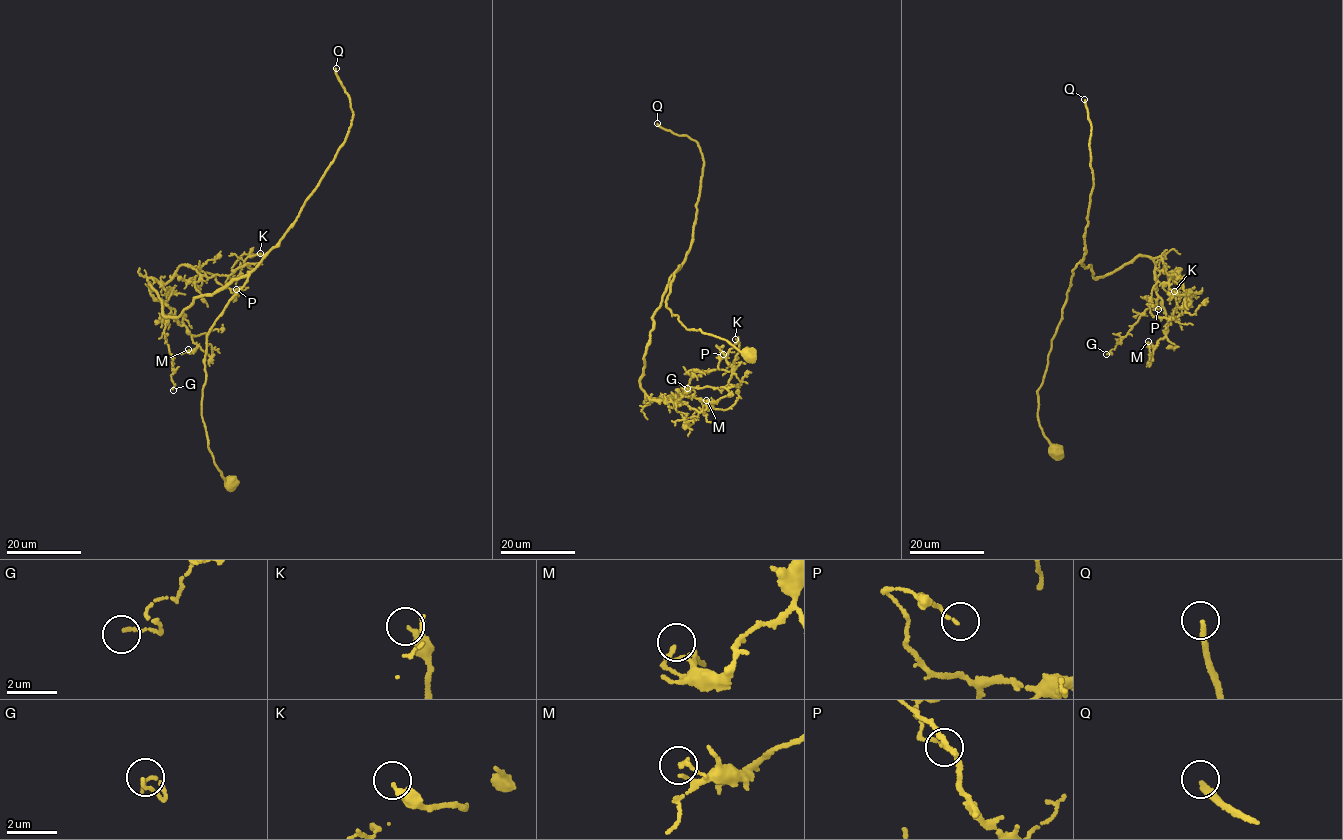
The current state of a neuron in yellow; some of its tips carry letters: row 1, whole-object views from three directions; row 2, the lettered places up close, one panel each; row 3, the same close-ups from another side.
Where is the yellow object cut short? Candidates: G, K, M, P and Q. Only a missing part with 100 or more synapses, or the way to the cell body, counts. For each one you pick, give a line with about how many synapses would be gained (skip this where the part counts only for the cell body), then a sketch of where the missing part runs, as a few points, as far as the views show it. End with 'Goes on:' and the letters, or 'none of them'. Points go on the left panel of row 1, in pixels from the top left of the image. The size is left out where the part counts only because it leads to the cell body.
Q: about 120 synapses
Goes on: Q

